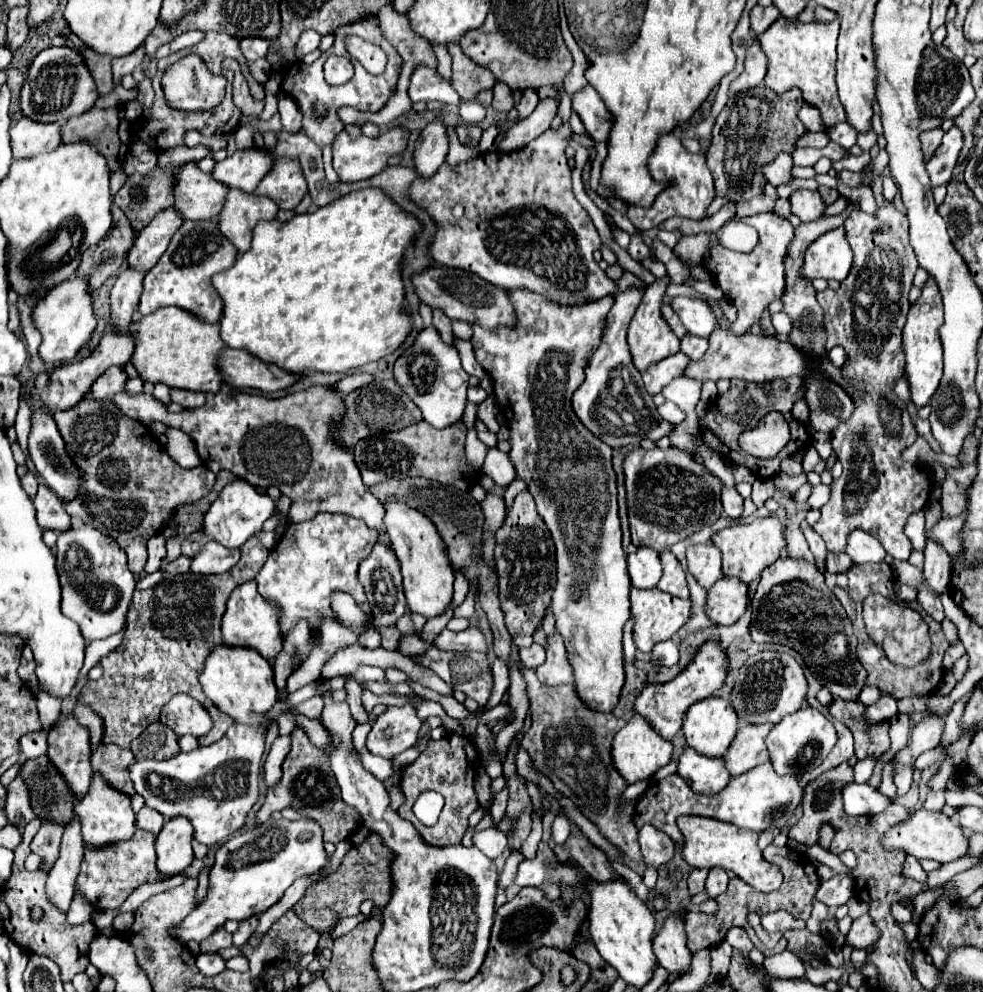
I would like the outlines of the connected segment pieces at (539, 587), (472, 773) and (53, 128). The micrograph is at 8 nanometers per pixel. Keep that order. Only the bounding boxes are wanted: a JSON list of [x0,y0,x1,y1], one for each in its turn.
[[494,491,556,635],[398,733,478,847],[10,119,60,159]]

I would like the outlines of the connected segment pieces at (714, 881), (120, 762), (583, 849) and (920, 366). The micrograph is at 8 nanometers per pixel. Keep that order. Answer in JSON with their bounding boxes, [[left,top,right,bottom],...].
[[706,867,728,899],[92,745,134,795],[554,823,622,883],[904,279,944,409]]

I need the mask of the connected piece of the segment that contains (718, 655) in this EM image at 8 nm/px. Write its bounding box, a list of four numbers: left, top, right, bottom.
[634,641,728,741]

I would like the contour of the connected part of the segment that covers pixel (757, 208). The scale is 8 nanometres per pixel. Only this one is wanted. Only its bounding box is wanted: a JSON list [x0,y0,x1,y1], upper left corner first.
[731,194,775,219]

